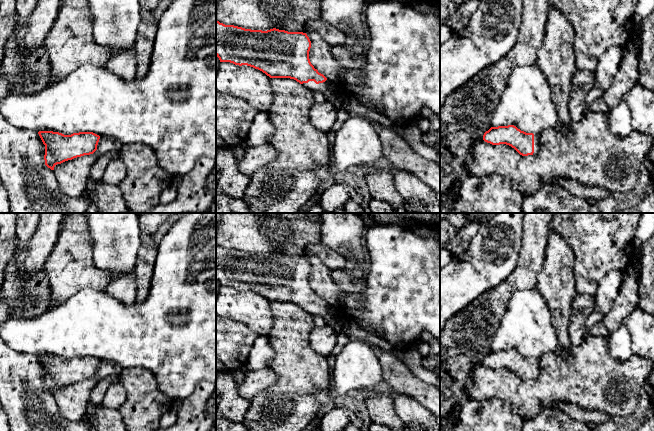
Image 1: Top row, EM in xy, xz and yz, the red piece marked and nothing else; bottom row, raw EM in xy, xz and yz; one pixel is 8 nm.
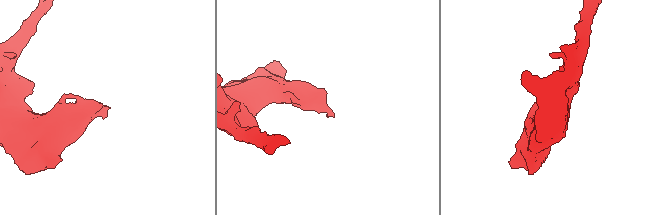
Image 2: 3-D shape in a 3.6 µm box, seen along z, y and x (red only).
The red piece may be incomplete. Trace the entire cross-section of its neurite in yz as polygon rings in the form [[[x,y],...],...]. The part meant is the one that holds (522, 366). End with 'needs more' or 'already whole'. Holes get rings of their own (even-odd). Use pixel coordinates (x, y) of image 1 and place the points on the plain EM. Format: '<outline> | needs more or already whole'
[[[514,349],[491,351],[483,364],[492,369],[509,369],[522,380],[537,379],[540,375],[539,359],[526,357]]] | needs more

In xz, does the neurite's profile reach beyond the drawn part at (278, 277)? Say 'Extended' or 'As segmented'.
Extended

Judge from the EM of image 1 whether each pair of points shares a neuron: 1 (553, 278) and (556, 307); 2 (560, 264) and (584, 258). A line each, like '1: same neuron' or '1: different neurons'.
1: same neuron
2: different neurons

